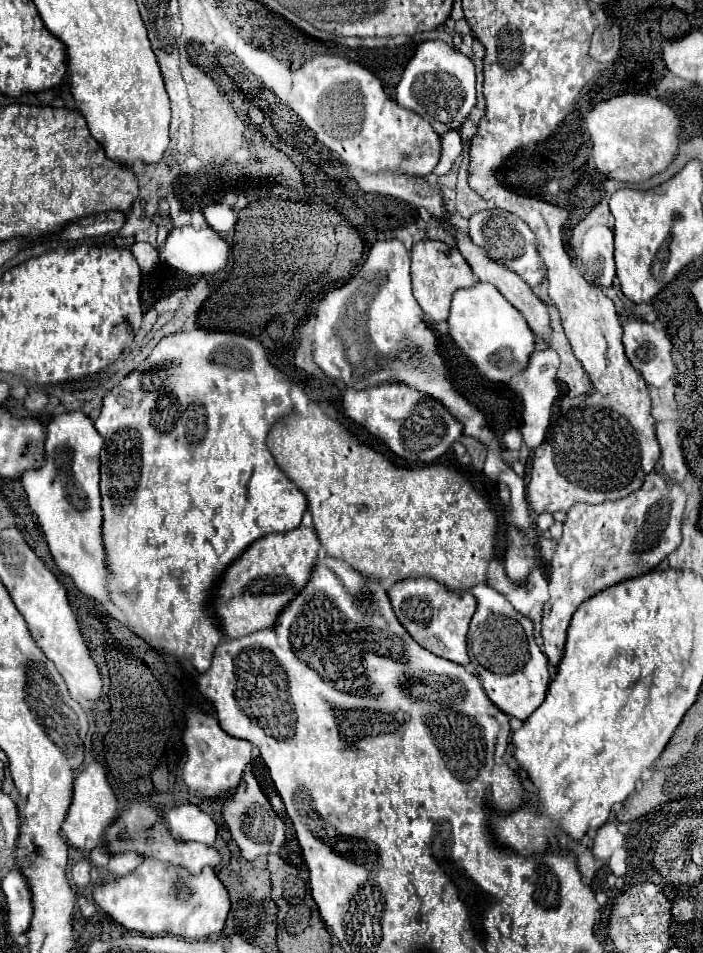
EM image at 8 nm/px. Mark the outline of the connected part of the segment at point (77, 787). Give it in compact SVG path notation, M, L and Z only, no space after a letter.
M91 763L75 775L73 799L71 799L71 807L65 815L61 833L65 835L67 843L71 847L75 847L77 851L93 851L103 845L103 833L115 817L117 817L117 799L107 783L105 769L99 763Z

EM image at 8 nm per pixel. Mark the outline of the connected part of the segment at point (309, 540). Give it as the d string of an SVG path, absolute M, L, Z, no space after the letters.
M297 527L287 533L267 535L251 545L233 565L227 567L219 587L215 589L213 609L223 633L239 639L275 625L281 611L299 595L311 579L317 565L319 539L313 527Z

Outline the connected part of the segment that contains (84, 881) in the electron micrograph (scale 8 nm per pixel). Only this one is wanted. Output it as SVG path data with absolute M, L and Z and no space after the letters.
M87 859L75 863L75 865L71 867L71 875L69 875L71 885L73 885L75 889L87 887L87 885L89 885L89 871L91 871L91 865L89 865Z

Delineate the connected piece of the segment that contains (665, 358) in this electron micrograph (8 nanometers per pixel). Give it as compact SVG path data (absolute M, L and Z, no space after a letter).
M629 315L623 323L623 345L627 359L641 371L647 385L663 387L673 377L671 341L661 327Z

